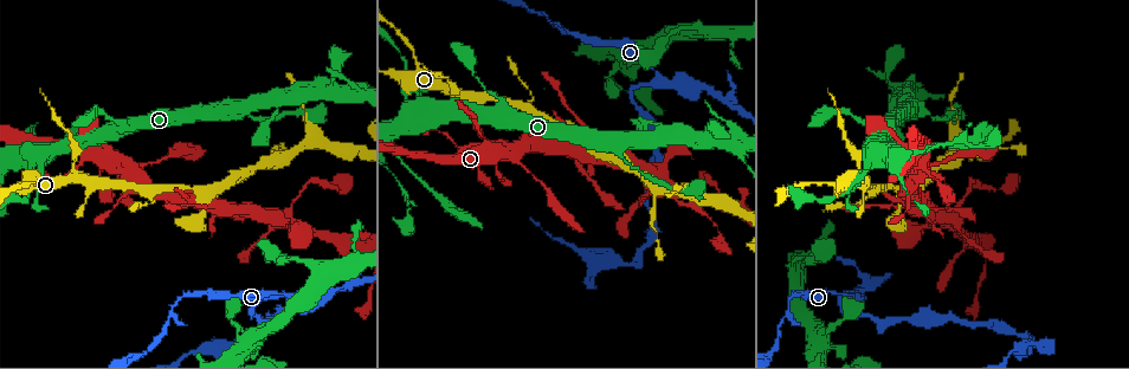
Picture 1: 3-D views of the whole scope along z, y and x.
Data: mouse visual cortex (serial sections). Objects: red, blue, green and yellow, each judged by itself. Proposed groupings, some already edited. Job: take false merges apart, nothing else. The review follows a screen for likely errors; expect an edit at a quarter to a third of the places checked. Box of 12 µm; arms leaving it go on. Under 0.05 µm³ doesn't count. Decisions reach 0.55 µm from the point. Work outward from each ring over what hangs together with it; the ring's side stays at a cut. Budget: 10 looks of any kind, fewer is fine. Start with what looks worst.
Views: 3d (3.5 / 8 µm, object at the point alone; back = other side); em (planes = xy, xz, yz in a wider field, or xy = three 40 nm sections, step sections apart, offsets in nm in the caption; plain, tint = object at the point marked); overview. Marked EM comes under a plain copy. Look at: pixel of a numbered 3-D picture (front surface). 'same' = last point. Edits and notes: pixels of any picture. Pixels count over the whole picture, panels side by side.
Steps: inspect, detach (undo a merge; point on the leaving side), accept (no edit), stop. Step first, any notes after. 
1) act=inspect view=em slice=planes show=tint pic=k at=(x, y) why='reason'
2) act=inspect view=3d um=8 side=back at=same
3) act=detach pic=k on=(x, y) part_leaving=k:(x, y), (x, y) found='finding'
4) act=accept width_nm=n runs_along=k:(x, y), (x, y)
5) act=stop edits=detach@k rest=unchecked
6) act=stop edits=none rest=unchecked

act=inspect view=3d um=3.5 pic=1 at=(843, 293) why='branch point'

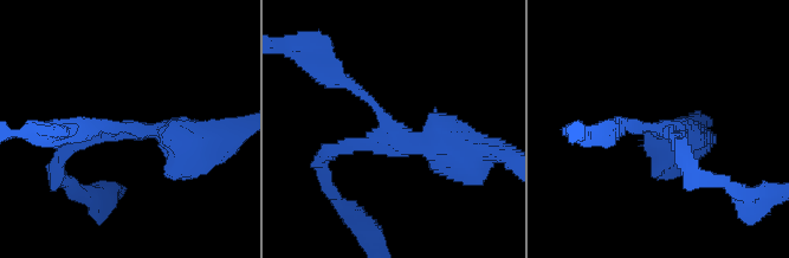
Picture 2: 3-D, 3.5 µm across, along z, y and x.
act=inspect view=em slice=xy step=5 show=tint pic=2 at=(382, 122) arms=3 arm_widths_nm=200,250,300

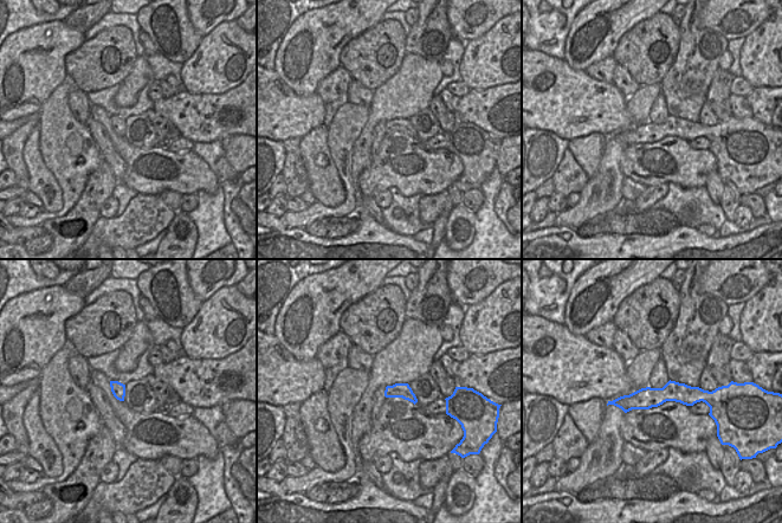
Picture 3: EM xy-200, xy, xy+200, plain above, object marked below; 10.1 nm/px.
act=accept runs_along=3:(702, 398), (663, 394), (616, 402) found='one cell here'

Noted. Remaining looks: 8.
act=inspect view=3d um=3.5 side=back pic=1 at=(919, 153) why='calibre changes'

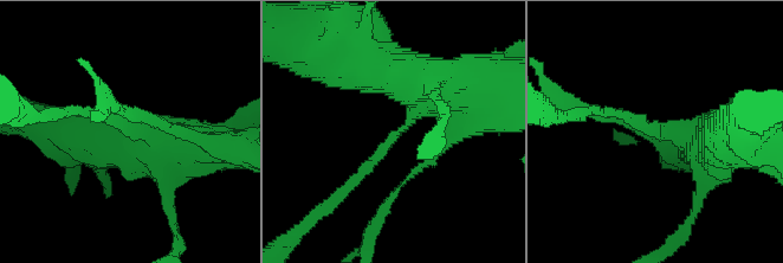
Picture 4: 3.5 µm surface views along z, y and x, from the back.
act=inspect view=em slice=xy step=3 show=tint pic=4 at=(655, 129) arm_widths_nm=150,600

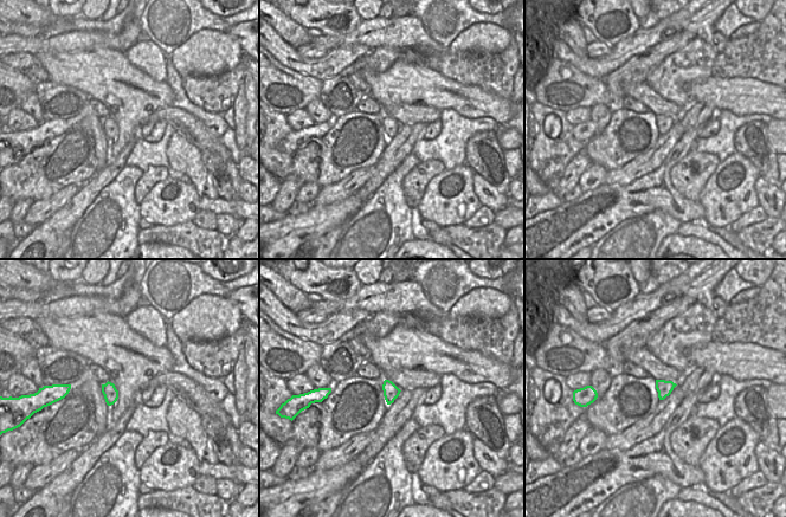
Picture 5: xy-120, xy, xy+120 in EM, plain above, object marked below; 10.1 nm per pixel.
act=accept runs_along=4:(408, 76), (424, 101), (343, 192) found='one cell here'

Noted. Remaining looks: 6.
act=inspect view=3d um=3.5 pic=1 at=(268, 119) why='a narrow waist'

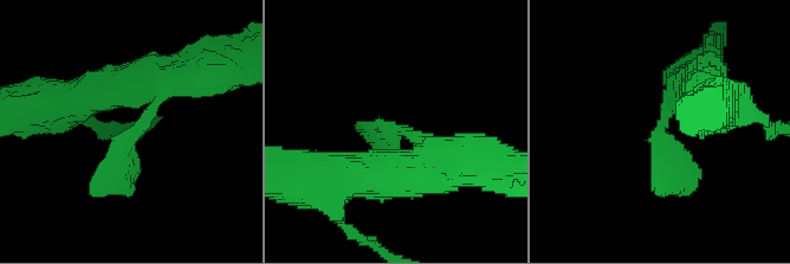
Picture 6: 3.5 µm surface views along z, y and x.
act=accept runs_along=6:(151, 76), (159, 102), (97, 193) found='one cell here'

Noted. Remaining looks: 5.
act=inspect view=3d um=3.5 pic=1 at=(73, 179) why='two arms in line, one across'

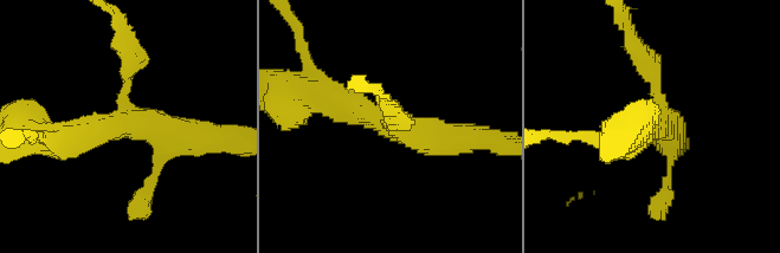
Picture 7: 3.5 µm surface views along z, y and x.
act=inspect view=em slice=xy step=1 show=tint pic=7 at=(656, 128) arms=3 arm_widths_nm=200,400,450 why='shape alone is not enough'

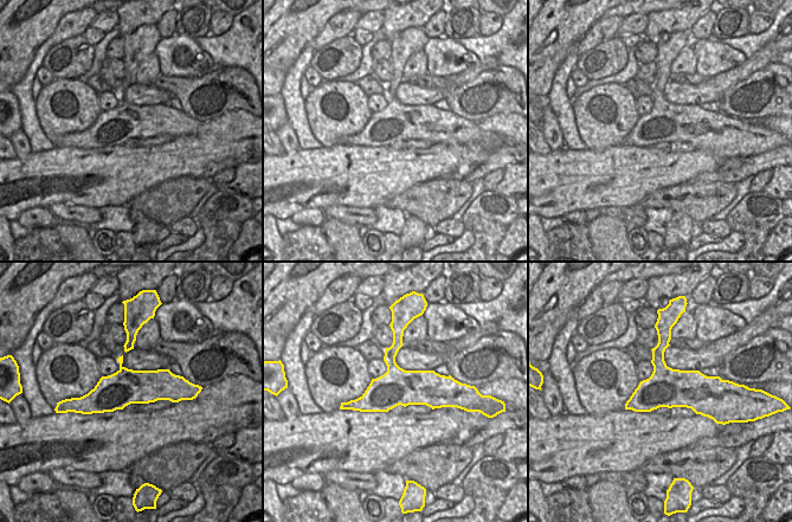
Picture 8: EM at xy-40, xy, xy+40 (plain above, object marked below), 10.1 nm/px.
act=detach pic=7 on=(133, 58) found='a second cell is stuck on'

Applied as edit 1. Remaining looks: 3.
act=stop edits=detach@7 rest=unchecked

